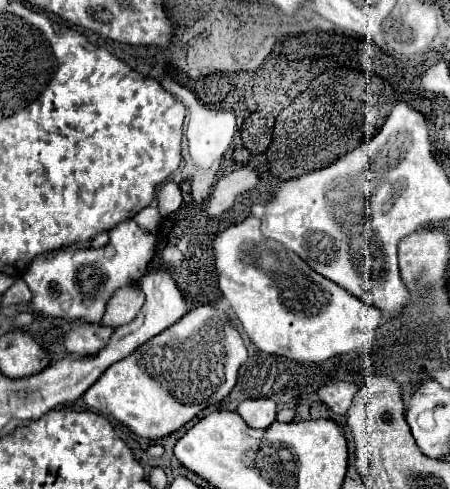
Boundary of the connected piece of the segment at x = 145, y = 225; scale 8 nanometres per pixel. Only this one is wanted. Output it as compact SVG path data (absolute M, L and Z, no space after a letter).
M147 206L145 210L141 210L135 218L133 218L143 230L147 232L157 232L159 230L159 224L161 224L161 216L157 212L155 206Z

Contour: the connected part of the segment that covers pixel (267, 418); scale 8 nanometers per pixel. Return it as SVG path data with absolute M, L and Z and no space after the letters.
M269 398L243 400L237 408L237 414L245 418L251 428L269 428L277 416L277 404Z

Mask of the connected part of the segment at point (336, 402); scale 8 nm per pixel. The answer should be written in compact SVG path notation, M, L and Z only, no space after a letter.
M333 382L331 386L323 386L317 394L335 414L345 416L353 402L353 396L357 394L357 386L349 382Z

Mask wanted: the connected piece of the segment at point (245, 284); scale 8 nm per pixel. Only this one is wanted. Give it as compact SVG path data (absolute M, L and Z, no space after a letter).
M249 216L241 224L229 226L227 232L219 232L213 242L217 276L221 276L221 292L237 314L251 342L261 352L309 364L329 360L337 354L347 354L367 344L373 338L375 328L381 324L383 314L359 302L359 298L351 298L351 294L345 294L345 290L339 290L339 286L335 286L331 280L311 270L295 252L283 250L279 242L263 238L263 234L259 232L259 224L259 220Z

